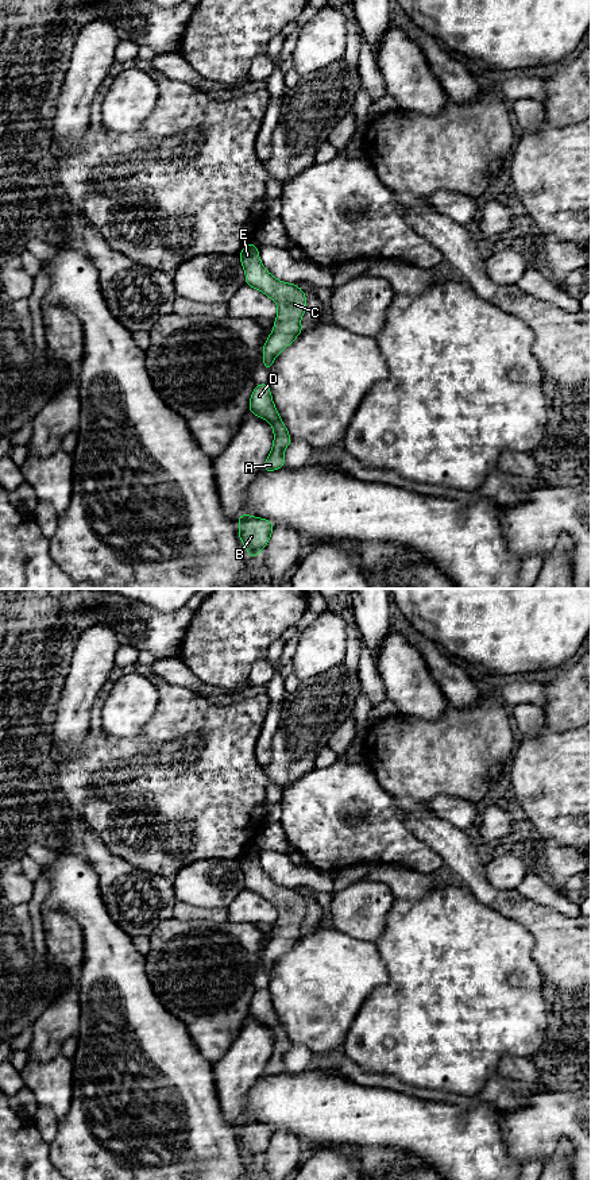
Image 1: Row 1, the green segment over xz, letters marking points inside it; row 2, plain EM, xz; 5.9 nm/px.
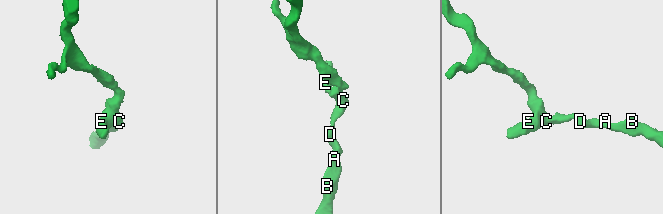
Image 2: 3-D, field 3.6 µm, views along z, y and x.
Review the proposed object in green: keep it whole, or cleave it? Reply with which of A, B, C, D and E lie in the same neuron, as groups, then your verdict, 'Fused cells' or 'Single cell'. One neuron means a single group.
Groups: A B C D E. Single cell

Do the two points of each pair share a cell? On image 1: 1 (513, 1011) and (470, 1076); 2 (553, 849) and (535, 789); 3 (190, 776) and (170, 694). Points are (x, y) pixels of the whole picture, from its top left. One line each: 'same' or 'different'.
1: same
2: different
3: same

